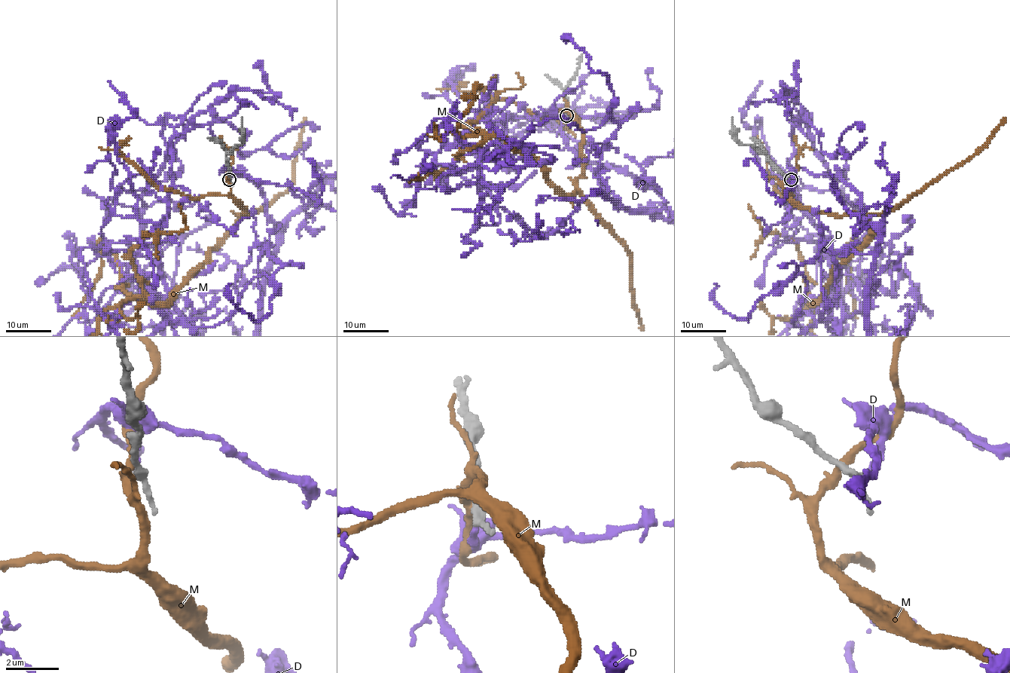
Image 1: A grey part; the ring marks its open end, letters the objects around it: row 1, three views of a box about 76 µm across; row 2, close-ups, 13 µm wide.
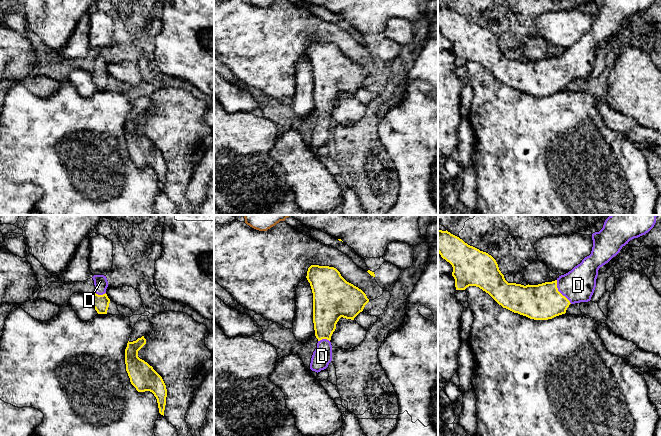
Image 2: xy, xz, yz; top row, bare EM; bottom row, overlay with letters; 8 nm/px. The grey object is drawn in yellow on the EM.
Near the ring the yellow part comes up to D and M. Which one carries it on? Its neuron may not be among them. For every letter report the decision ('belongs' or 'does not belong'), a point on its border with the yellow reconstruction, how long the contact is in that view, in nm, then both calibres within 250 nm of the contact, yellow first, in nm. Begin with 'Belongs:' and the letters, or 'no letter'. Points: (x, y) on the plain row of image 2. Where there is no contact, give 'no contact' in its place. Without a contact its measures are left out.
Belongs: D
D: belongs; contact yz (559, 68); length 220 nm; calibres 280 and 260 nm
M: does not belong; no contact

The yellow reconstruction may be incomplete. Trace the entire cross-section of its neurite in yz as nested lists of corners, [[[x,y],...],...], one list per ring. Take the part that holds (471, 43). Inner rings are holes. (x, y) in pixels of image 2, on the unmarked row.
[[[604,0],[599,8],[592,10],[591,30],[568,49],[555,57],[538,61],[508,59],[499,46],[496,36],[486,28],[468,21],[450,8],[438,5],[438,29],[453,43],[456,66],[476,62],[488,69],[499,81],[514,89],[534,96],[548,96],[566,89],[570,80],[588,78],[594,69],[600,43],[616,32],[623,22],[634,14],[648,9],[655,0]]]

